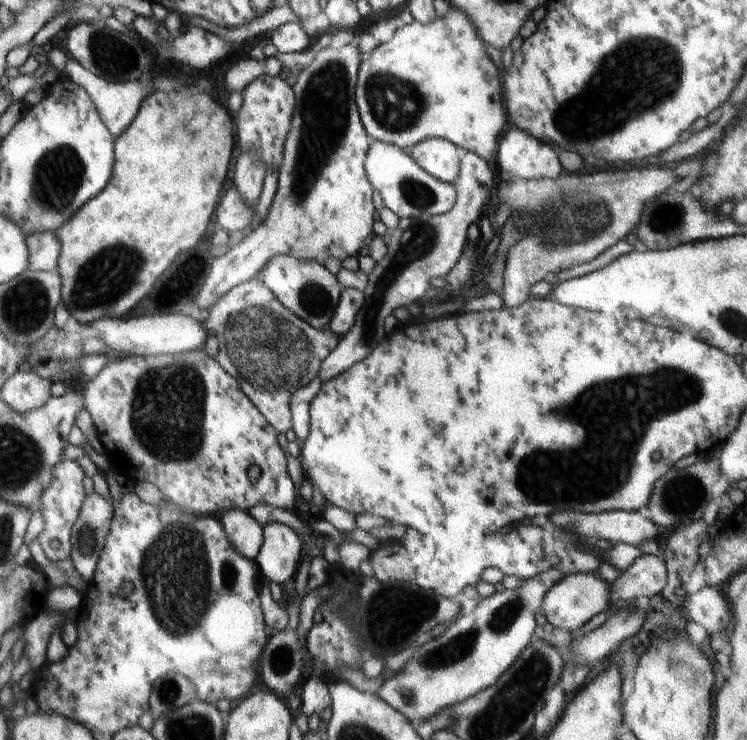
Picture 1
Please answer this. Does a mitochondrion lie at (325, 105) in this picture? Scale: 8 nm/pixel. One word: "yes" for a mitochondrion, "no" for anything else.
yes

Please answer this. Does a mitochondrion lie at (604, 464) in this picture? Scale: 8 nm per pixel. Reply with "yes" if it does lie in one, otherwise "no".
yes

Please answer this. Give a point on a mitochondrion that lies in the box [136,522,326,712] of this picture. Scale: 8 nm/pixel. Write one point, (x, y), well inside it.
(168, 691)

